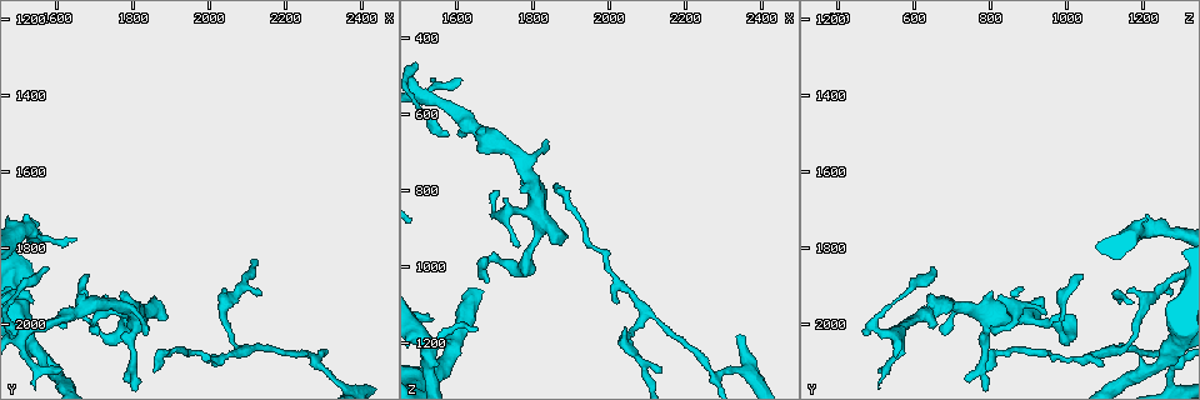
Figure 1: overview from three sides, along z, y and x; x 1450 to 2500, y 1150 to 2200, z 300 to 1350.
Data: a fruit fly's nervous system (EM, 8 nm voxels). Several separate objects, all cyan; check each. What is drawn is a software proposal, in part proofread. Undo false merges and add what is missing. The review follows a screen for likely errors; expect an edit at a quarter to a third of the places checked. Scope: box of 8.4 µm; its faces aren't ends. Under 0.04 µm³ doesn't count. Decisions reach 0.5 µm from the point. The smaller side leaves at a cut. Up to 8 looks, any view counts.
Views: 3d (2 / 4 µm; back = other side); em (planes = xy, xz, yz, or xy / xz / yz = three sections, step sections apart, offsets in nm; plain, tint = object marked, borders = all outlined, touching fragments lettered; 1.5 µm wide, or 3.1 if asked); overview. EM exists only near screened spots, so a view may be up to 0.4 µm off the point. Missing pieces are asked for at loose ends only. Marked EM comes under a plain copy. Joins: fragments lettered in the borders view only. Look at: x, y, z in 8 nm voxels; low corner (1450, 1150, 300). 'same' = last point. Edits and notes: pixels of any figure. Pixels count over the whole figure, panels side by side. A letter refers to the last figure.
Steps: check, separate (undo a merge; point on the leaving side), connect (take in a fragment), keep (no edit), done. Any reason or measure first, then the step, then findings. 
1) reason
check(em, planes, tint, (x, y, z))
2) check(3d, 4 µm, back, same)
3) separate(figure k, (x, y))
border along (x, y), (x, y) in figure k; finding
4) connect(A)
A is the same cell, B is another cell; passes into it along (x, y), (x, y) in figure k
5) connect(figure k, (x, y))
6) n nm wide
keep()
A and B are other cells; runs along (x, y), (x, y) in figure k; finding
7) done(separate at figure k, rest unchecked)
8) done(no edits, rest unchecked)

sharp bend
check(em, yz, step 8, tint, (2285, 2115, 1280))

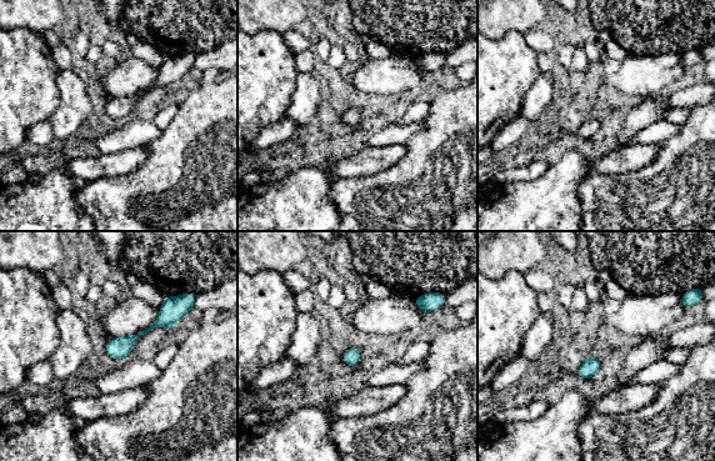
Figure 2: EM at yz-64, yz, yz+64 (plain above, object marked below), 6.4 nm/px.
check(em, planes, borders, same)

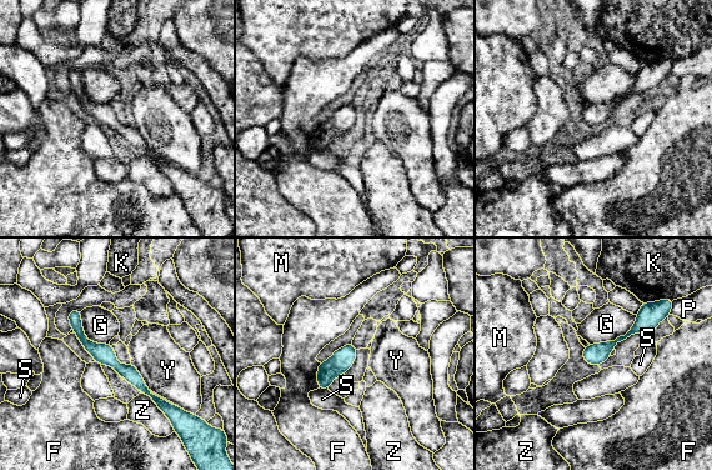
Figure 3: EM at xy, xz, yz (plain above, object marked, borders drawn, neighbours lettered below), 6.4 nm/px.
140 nm wide; G touches over 360 nm
keep()
F, G, K, M, P, S, Y and Z are other cells; continuous, no second cell

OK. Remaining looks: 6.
thin end
check(3d, 2 µm, (1680, 1875, 1045))

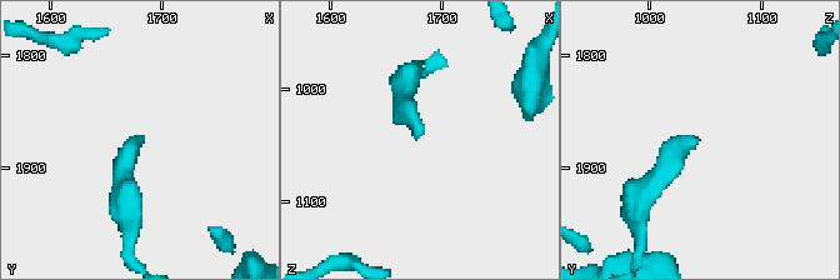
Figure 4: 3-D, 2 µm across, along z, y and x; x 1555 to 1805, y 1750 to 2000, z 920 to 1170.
check(em, yz, step 8, borders, (1682, 1874, 1044))

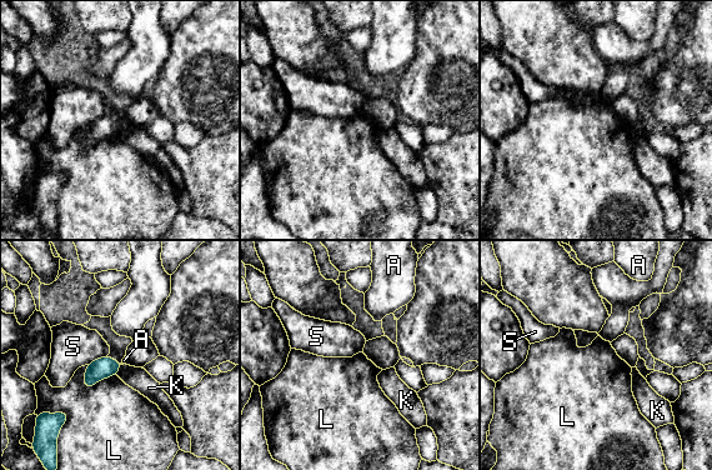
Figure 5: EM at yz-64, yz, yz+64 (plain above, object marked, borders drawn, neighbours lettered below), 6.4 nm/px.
keep()
A, K, L and S are other cells; no lettered fragment goes on from it

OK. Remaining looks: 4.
free end
check(em, planes, borders, (1835, 2030, 665))

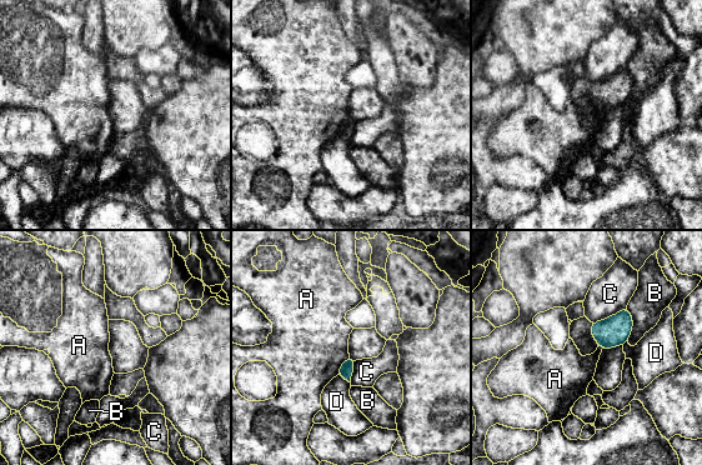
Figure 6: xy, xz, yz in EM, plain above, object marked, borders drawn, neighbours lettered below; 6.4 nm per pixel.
90 nm wide
keep()
A, B, C and D are other cells; border along (349, 356), (337, 374) in figure 6; none of them fits

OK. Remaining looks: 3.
done(no edits, rest unchecked)

